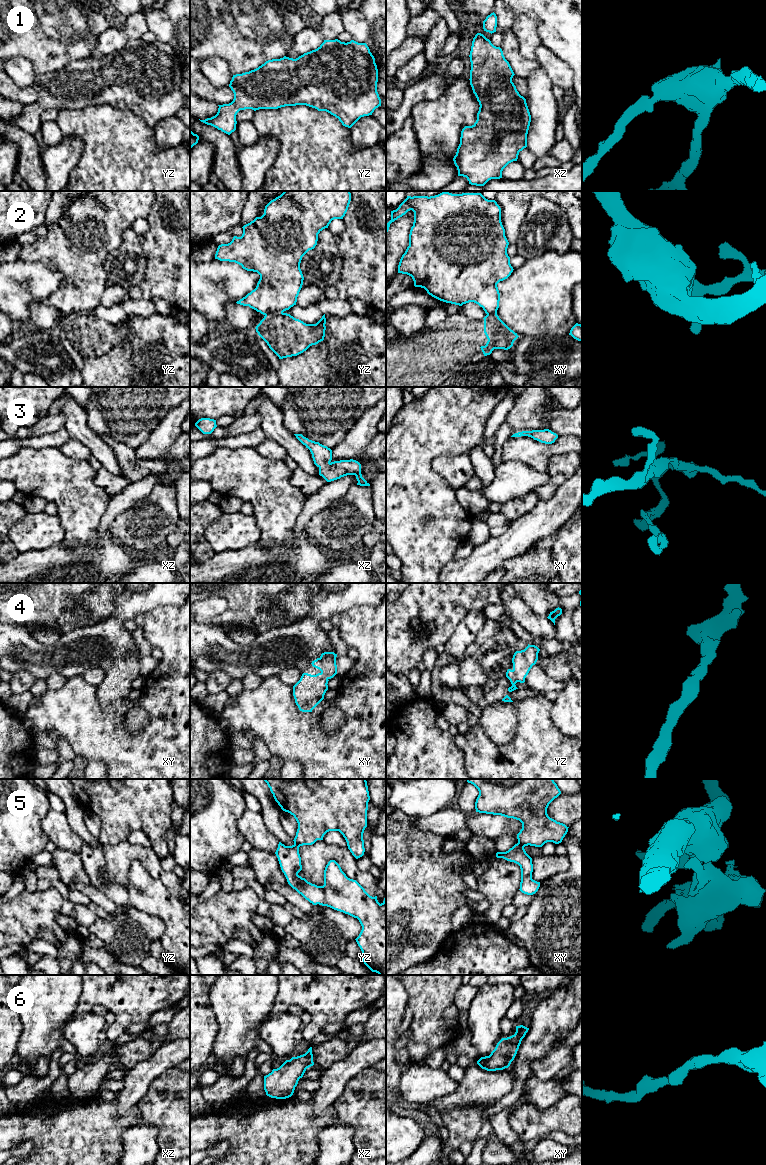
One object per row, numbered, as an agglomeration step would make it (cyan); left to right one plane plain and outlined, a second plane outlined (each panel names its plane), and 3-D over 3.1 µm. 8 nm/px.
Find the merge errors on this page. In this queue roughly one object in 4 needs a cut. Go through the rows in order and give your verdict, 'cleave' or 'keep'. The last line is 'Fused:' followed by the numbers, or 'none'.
1: keep
2: cleave
3: keep
4: keep
5: cleave
6: keep
Fused: 2, 5

